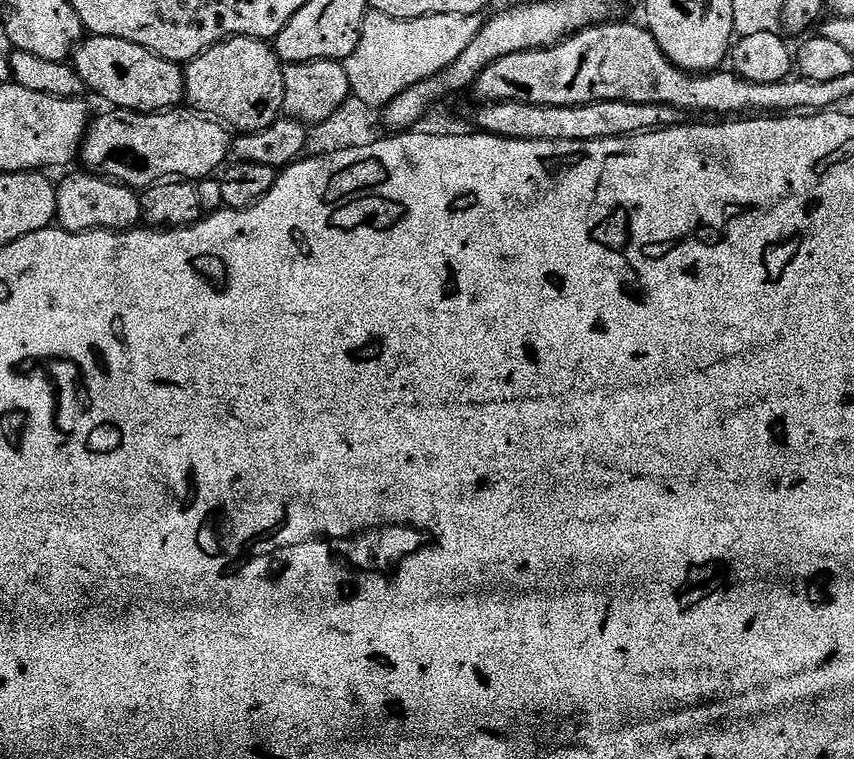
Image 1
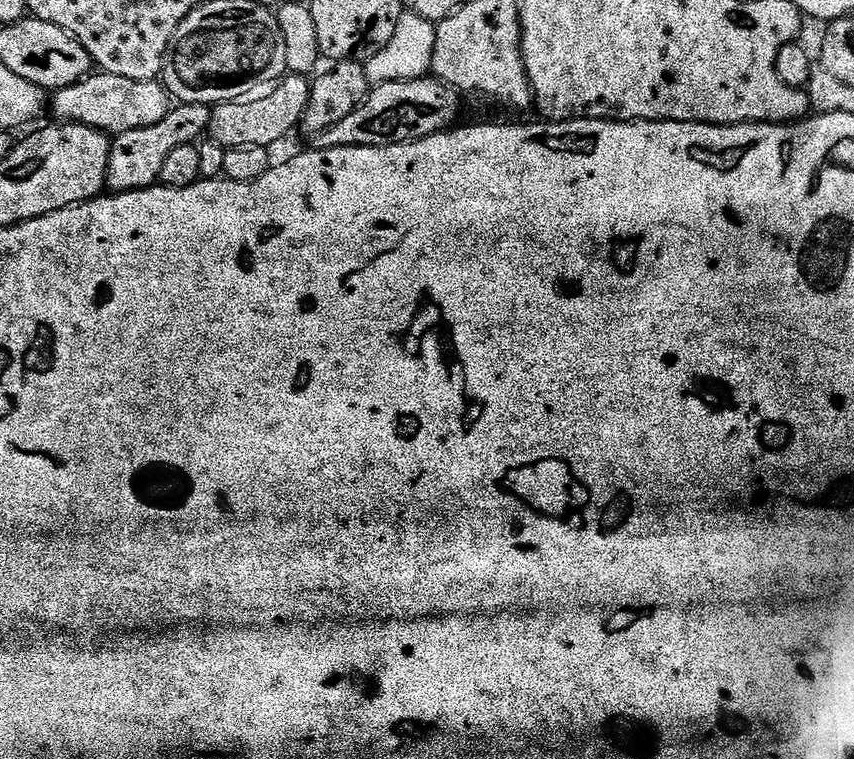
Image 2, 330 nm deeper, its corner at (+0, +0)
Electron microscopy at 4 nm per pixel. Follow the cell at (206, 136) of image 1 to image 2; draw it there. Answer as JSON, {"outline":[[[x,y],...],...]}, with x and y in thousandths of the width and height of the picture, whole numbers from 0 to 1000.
{"outline":[[[337,97],[331,101],[330,108],[299,129],[272,132],[267,137],[252,138],[248,142],[246,162],[247,183],[265,196],[283,192],[307,192],[317,196],[319,190],[326,188],[342,167],[344,170],[348,167],[361,138],[364,117],[361,100]]]}

